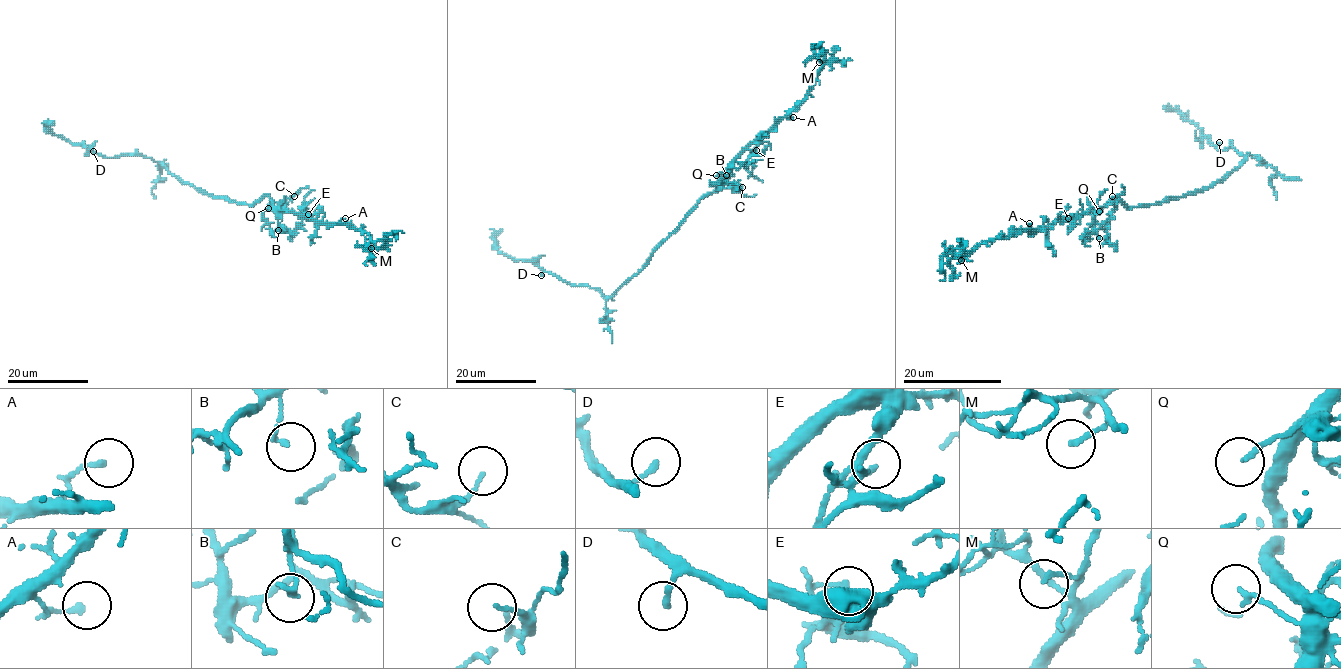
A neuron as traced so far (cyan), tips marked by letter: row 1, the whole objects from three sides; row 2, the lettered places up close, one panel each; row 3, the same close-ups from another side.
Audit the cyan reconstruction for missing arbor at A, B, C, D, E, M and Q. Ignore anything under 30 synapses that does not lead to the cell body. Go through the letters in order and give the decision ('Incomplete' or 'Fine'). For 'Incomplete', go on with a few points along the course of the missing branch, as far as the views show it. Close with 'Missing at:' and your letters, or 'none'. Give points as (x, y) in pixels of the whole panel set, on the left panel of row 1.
A: Fine
B: Fine
C: Fine
D: Fine
E: Fine
M: Fine
Q: Fine
Missing at: none

